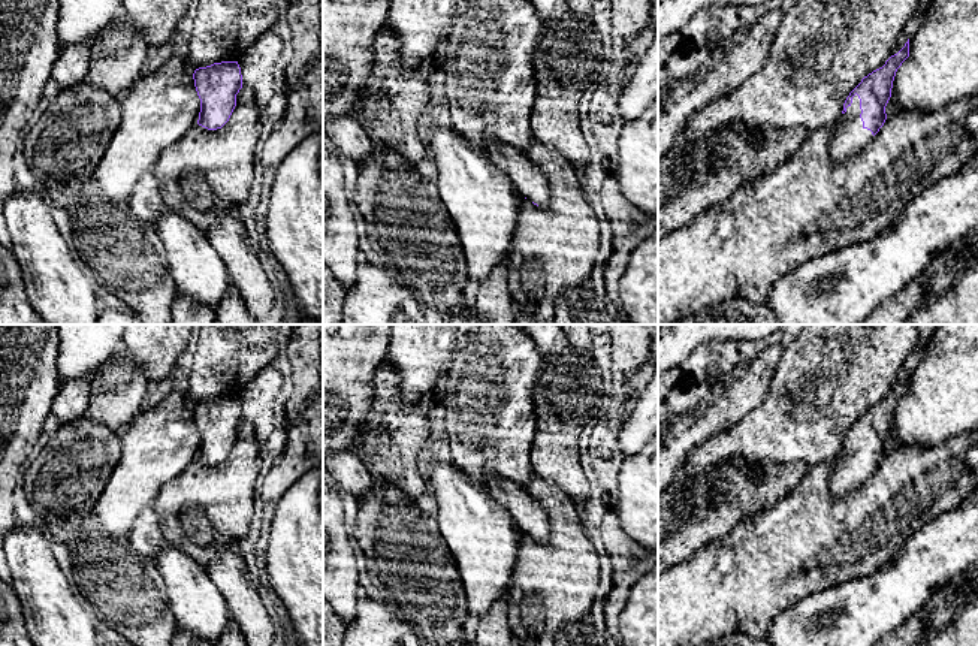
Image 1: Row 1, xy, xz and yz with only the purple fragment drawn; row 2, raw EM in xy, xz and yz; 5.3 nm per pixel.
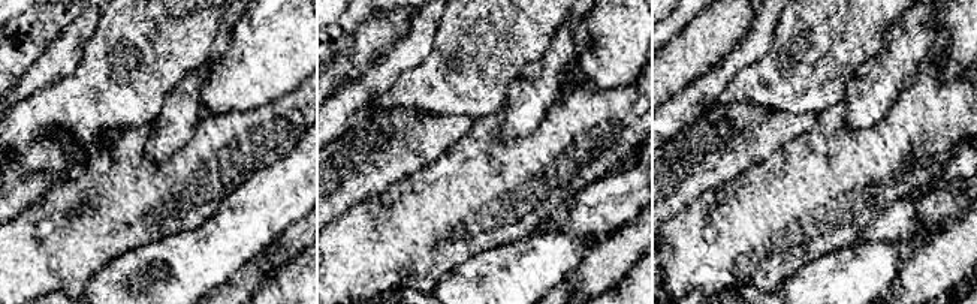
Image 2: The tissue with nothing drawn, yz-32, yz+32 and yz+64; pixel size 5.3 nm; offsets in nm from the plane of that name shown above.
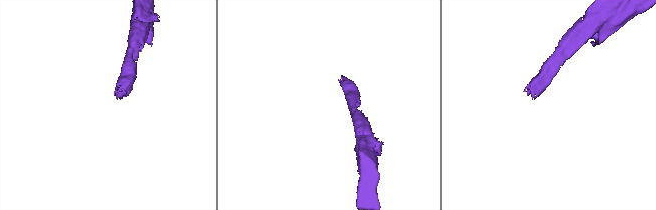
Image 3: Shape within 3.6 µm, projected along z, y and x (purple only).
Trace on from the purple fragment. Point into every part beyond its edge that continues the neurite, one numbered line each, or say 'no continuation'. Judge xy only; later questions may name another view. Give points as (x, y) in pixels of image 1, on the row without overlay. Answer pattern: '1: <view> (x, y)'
no continuation

